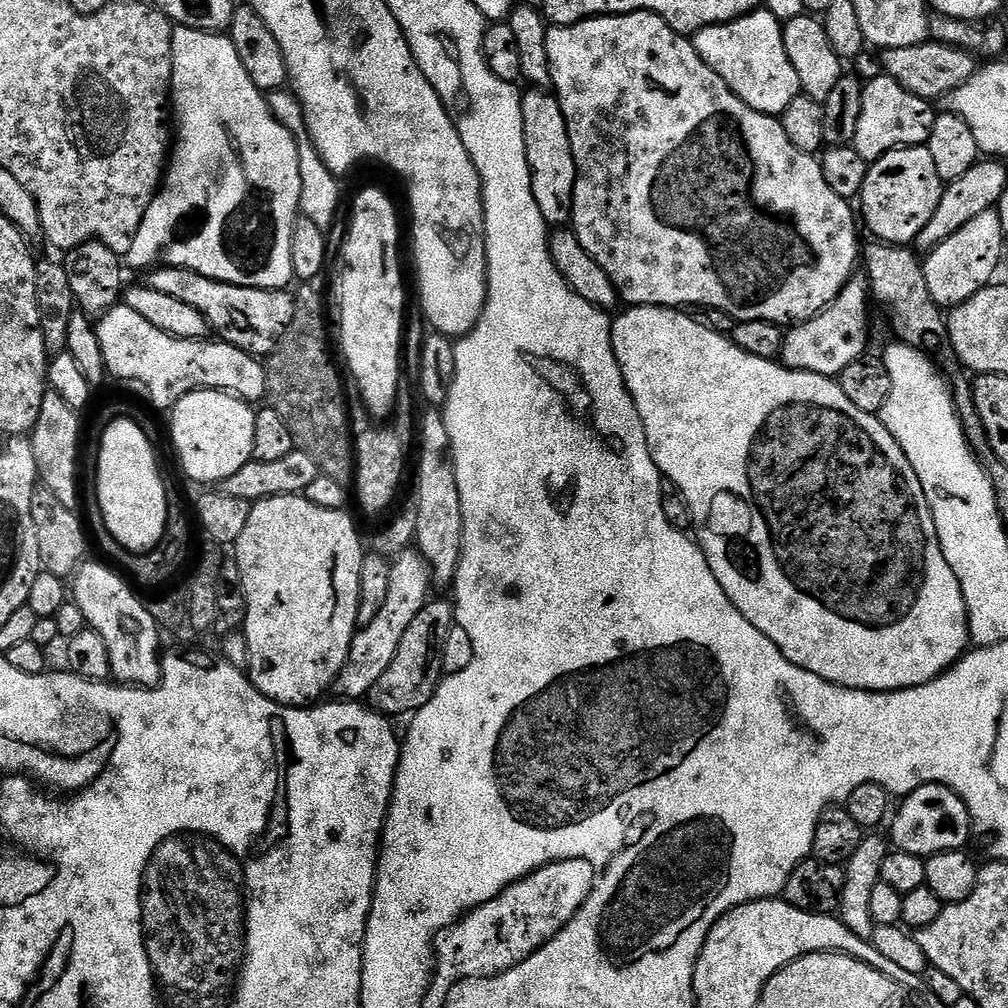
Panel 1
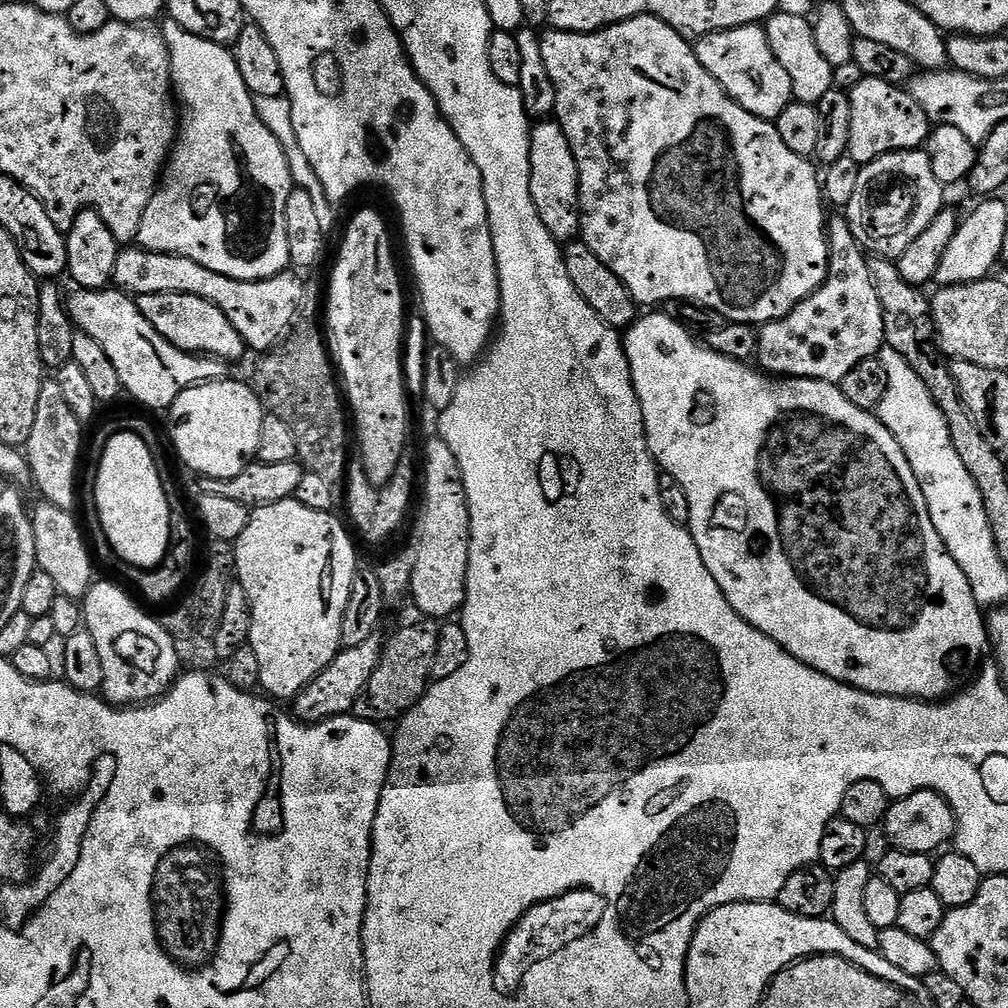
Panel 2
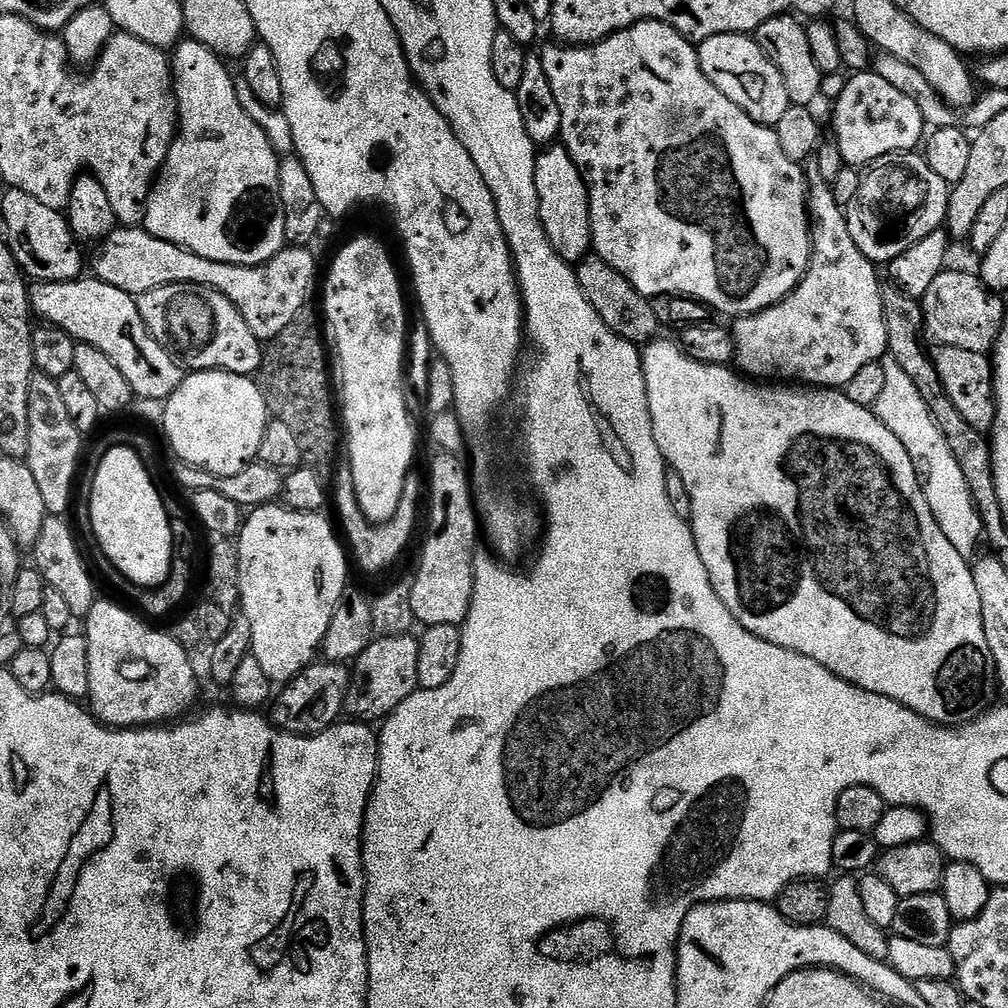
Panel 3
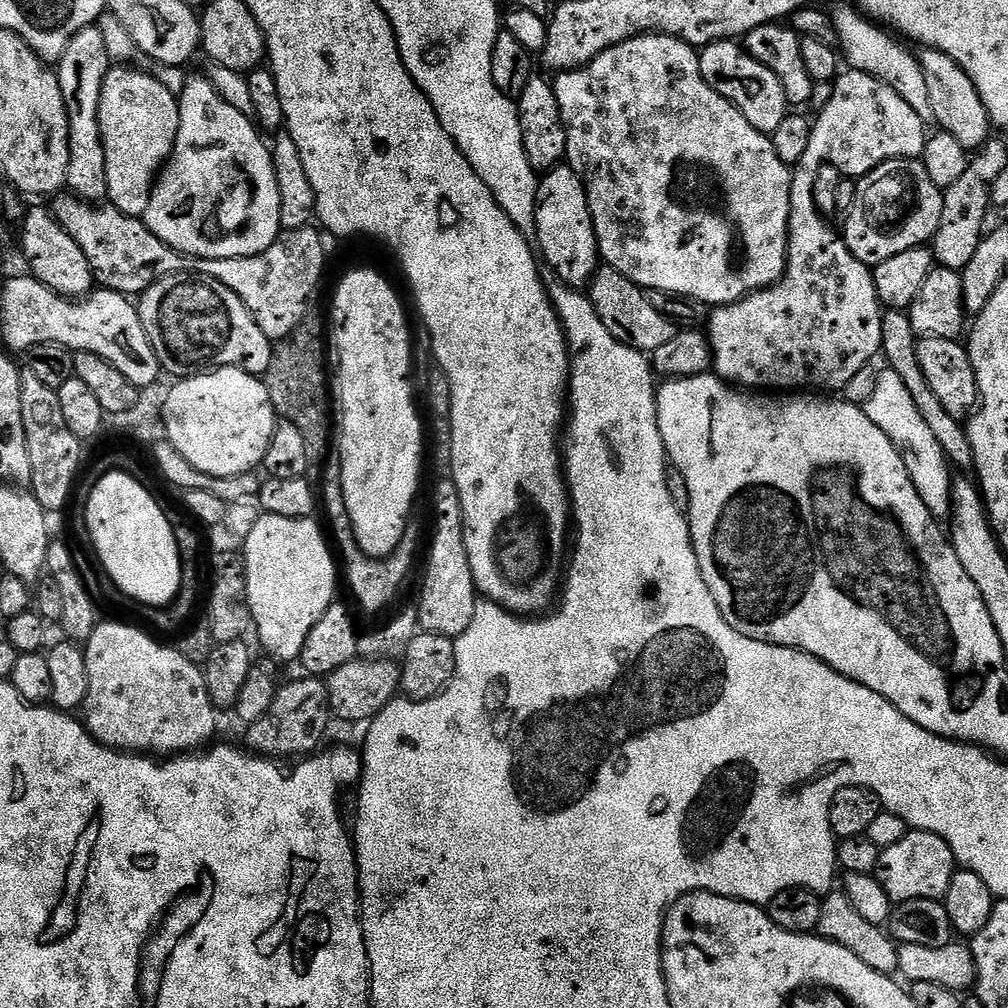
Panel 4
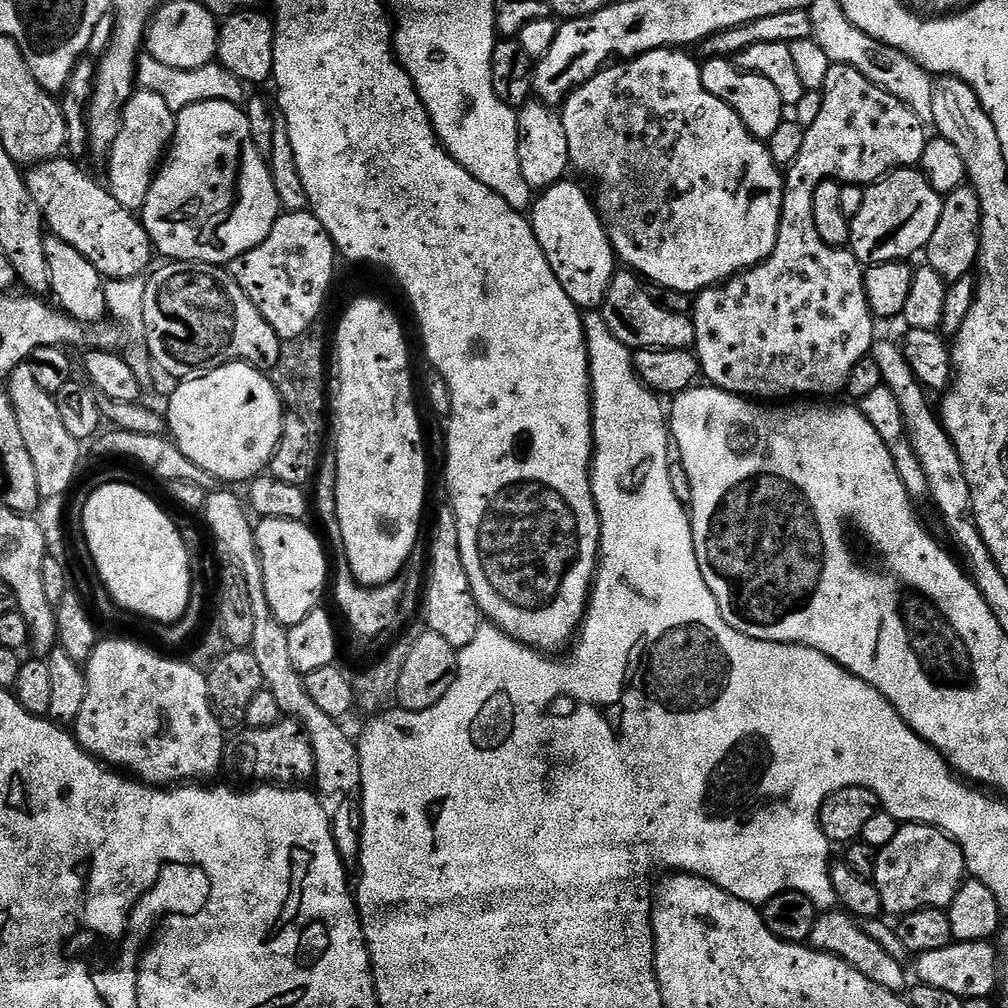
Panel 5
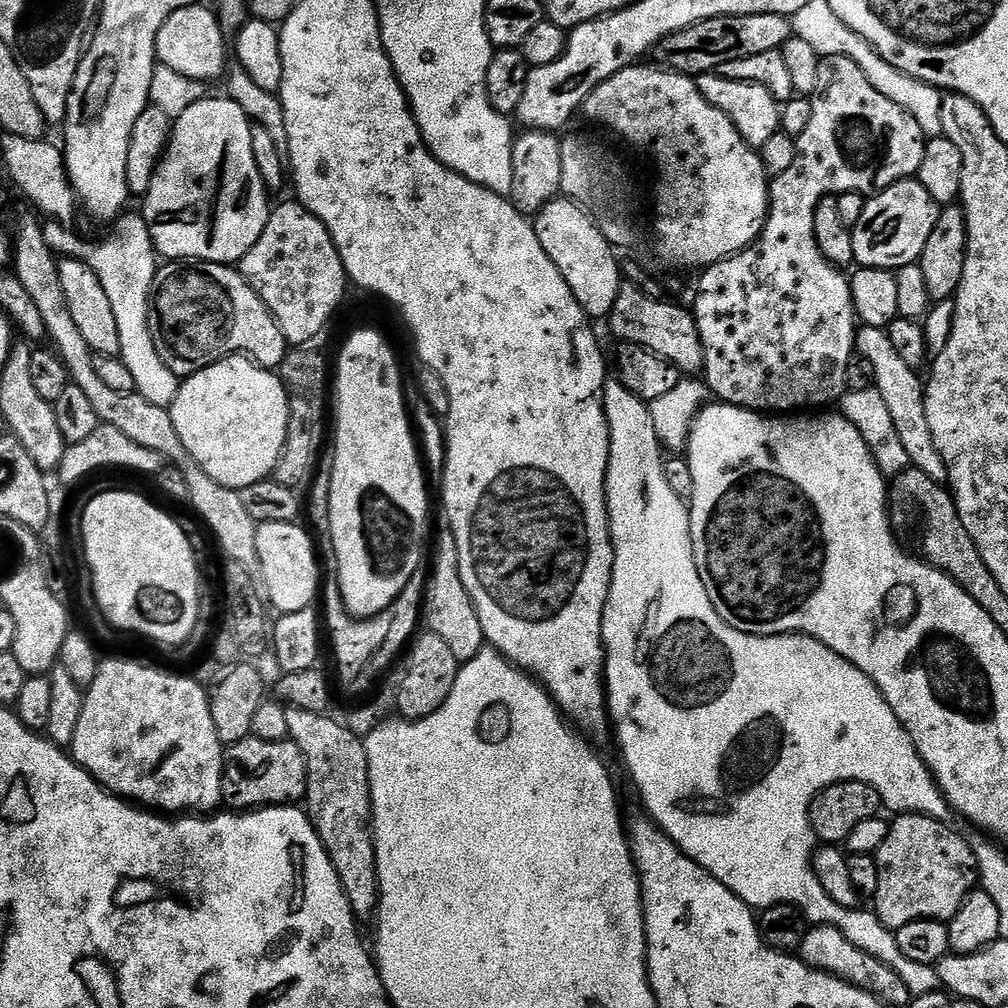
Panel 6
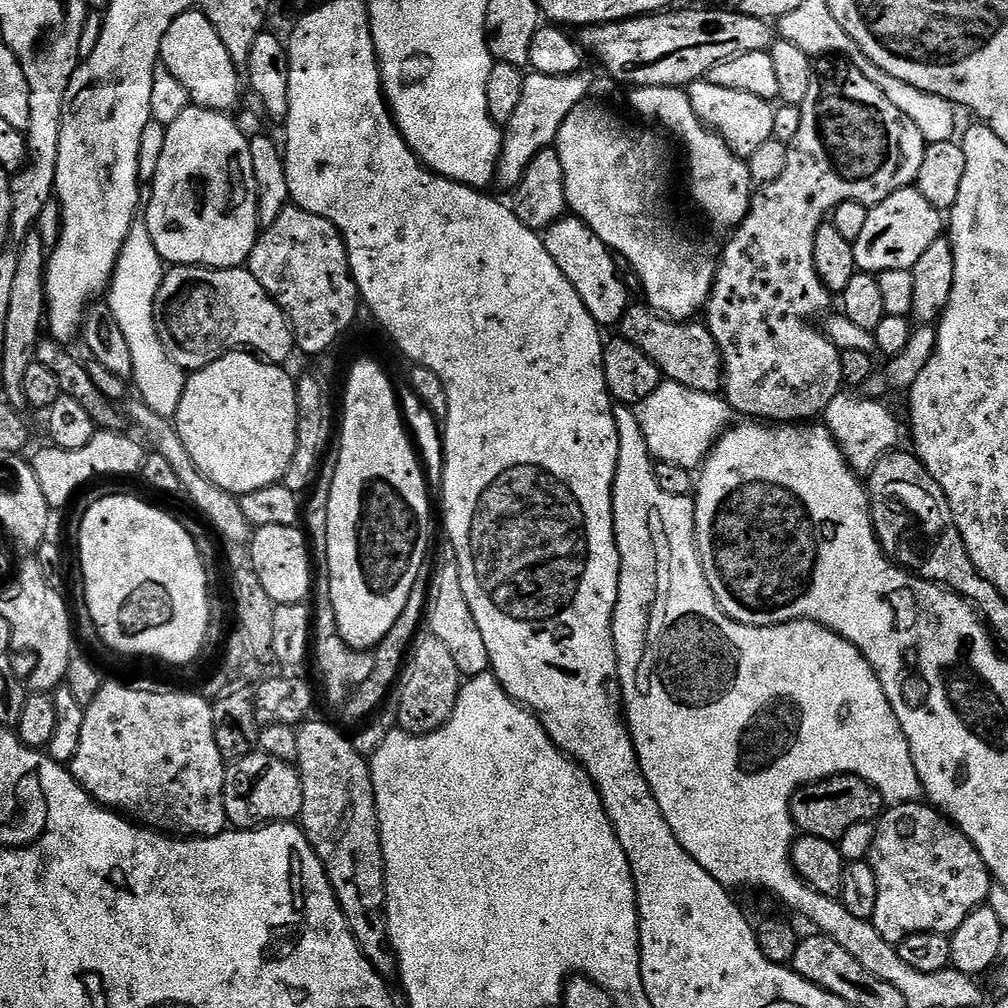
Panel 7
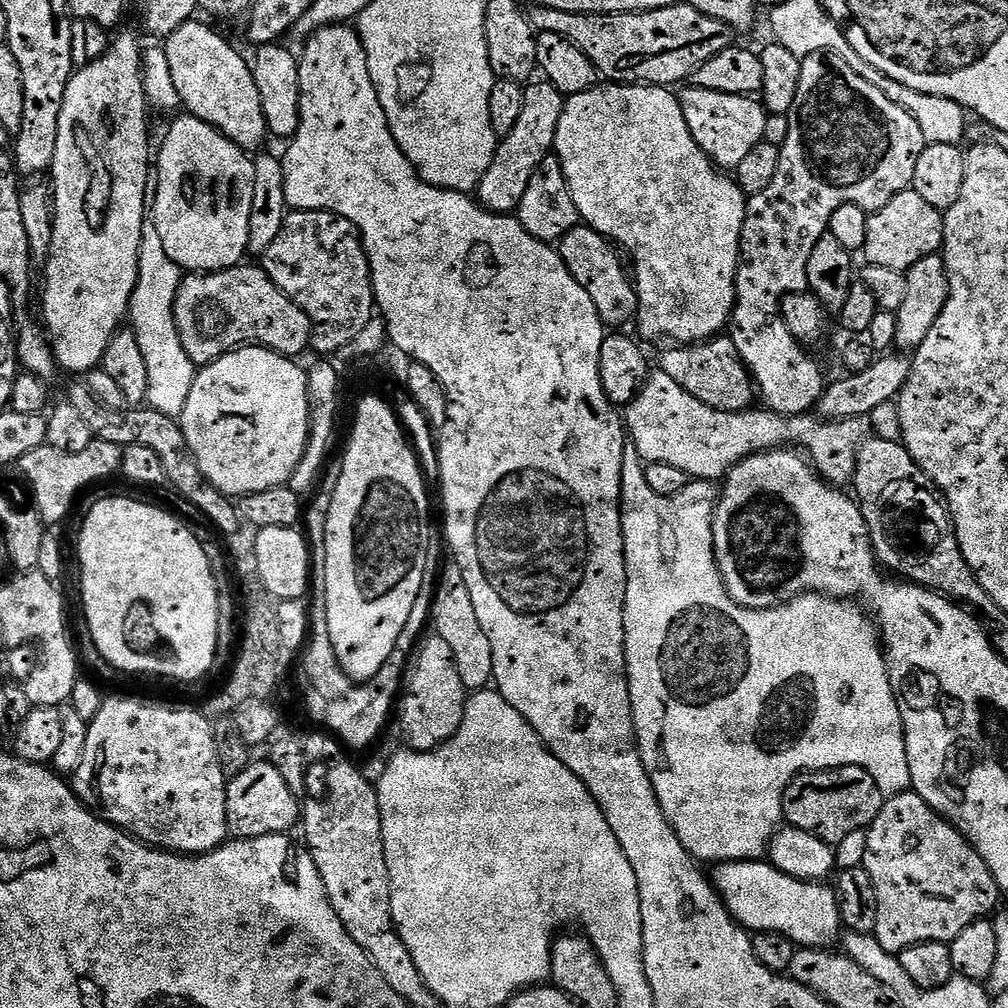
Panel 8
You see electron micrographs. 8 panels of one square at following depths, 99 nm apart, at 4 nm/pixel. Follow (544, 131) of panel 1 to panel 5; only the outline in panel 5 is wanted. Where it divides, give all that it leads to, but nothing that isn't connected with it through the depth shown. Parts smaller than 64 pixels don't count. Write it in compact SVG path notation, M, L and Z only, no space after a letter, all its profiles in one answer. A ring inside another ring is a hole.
M568 178L562 179L535 197L530 208L530 223L534 238L538 238L538 246L542 246L542 254L546 254L546 262L550 262L550 270L554 270L554 278L558 278L562 290L566 290L570 302L574 302L581 310L600 310L604 306L606 290L610 288L610 282L618 270L618 257L600 215L596 213L593 197L589 193L587 196L578 185L570 181Z

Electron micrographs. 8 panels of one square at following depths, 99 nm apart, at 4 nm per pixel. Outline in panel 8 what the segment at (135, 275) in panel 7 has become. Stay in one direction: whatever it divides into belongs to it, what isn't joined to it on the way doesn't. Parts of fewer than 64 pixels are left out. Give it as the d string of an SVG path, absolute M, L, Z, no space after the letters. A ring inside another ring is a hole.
M151 218L145 219L142 226L138 278L130 309L130 331L138 338L138 346L142 346L142 354L145 355L146 366L149 367L150 390L147 407L177 418L186 406L186 398L190 398L190 390L194 386L198 371L197 361L192 360L184 349L180 329L174 322L174 302L181 279L182 270L173 262L170 254L166 254L166 246L162 246L158 226L154 226Z

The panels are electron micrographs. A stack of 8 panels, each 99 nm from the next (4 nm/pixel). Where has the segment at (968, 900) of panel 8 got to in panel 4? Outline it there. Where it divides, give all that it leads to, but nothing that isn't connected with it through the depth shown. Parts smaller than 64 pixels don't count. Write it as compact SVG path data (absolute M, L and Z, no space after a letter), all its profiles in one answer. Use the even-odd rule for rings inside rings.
M909 830L902 838L902 842L894 842L894 846L881 851L874 875L882 882L882 890L890 894L893 905L898 905L910 902L914 898L943 901L957 870L954 854L941 836Z

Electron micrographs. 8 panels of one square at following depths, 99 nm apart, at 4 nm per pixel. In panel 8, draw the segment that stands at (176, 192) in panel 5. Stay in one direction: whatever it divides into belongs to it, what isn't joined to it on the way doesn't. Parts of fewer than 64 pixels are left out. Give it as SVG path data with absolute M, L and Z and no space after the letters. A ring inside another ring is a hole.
M187 114L176 118L160 144L160 157L154 160L150 218L158 226L166 254L181 270L203 274L237 267L248 252L253 157L214 126Z

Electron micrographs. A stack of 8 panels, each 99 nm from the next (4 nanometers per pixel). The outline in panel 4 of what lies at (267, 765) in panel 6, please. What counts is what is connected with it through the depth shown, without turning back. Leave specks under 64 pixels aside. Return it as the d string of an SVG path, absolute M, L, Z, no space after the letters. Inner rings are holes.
M305 675L303 679L292 680L289 684L281 683L276 689L270 710L266 710L258 722L247 725L247 747L253 753L269 758L307 758L321 747L320 739L328 728L328 720L330 721L328 686L323 679L314 676Z

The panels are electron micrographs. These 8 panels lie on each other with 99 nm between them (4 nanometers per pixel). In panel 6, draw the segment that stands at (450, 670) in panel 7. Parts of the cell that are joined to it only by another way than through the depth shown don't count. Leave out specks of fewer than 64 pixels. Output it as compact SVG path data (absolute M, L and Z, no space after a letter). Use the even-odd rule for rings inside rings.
M427 630L421 631L411 641L402 663L402 686L398 690L395 711L405 720L424 720L434 714L450 698L450 690L454 690L454 682L460 673L460 665L447 643L438 634Z

